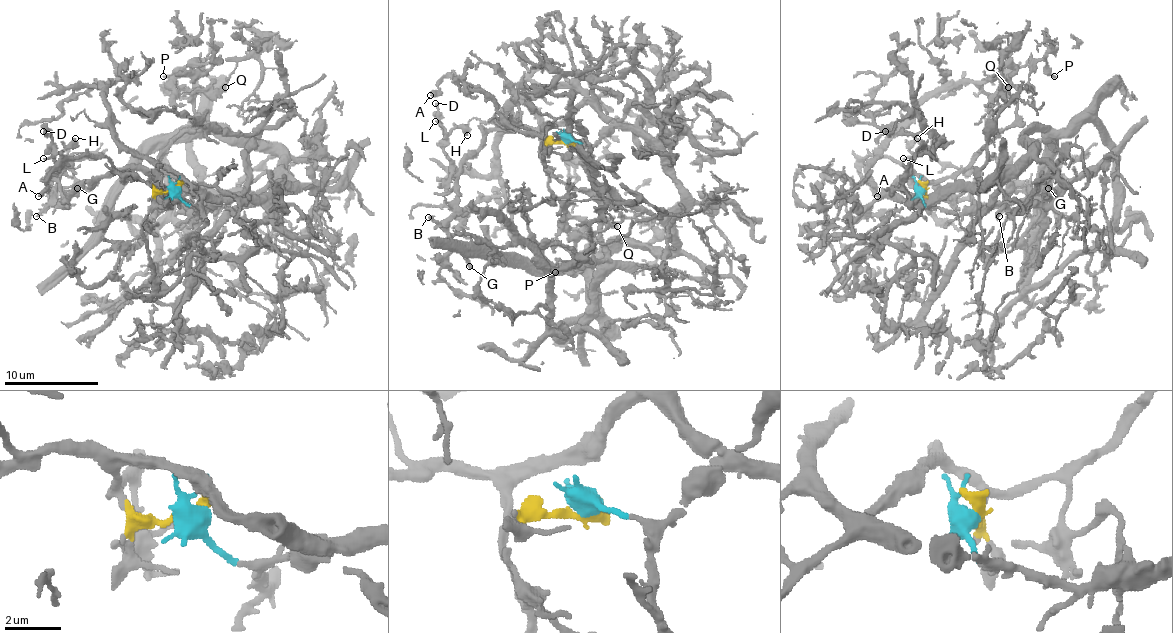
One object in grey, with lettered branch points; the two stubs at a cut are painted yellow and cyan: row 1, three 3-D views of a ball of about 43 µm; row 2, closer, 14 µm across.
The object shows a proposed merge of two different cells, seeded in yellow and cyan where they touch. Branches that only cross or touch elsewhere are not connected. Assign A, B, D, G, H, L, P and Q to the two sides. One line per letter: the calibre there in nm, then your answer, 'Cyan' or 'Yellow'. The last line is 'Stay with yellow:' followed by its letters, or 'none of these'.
A: Thickness 360 nm. Yellow
B: Thickness 220 nm. Yellow
D: Thickness 220 nm. Yellow
G: Thickness 300 nm. Yellow
H: Thickness 400 nm. Yellow
L: Thickness 150 nm. Yellow
P: Thickness 190 nm. Yellow
Q: Thickness 320 nm. Yellow
Stay with yellow: A, B, D, G, H, L, P, Q

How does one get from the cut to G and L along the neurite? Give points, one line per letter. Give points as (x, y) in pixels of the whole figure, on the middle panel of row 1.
G: (566, 142), (545, 145), (533, 128), (500, 128), (486, 135), (460, 168), (449, 239), (470, 267)
L: (566, 142), (545, 145), (533, 128), (493, 128), (449, 192), (451, 164), (444, 128), (435, 121)

